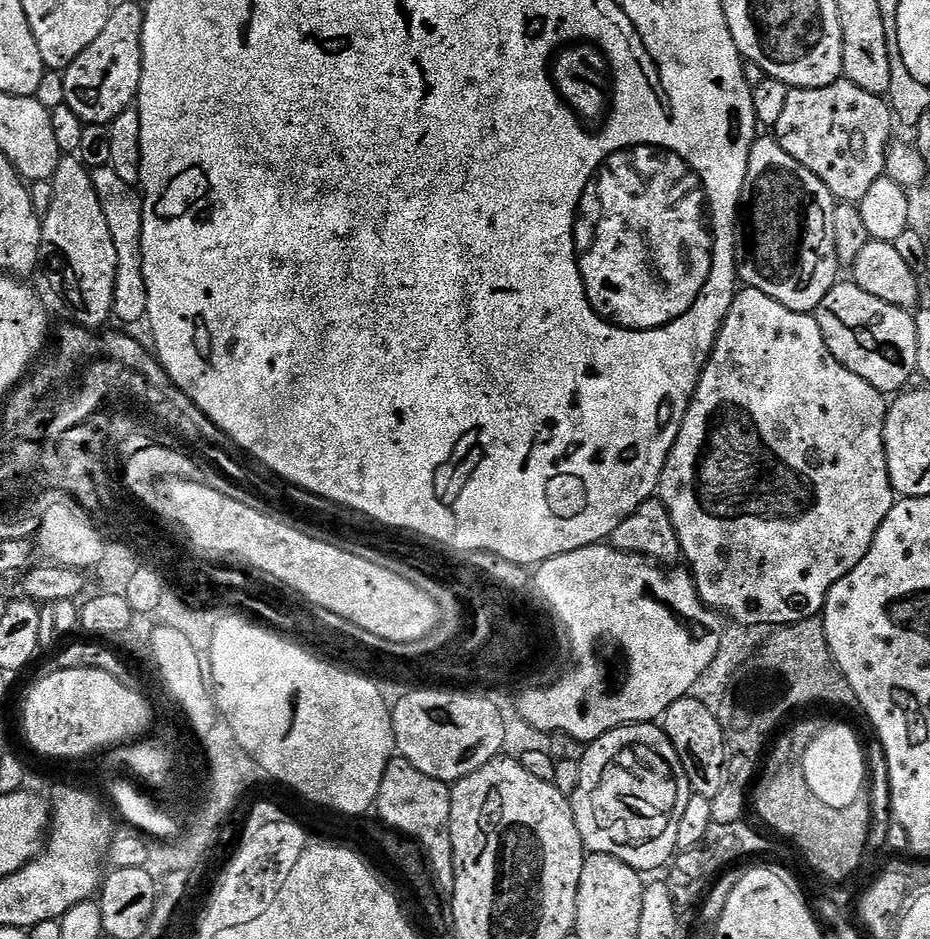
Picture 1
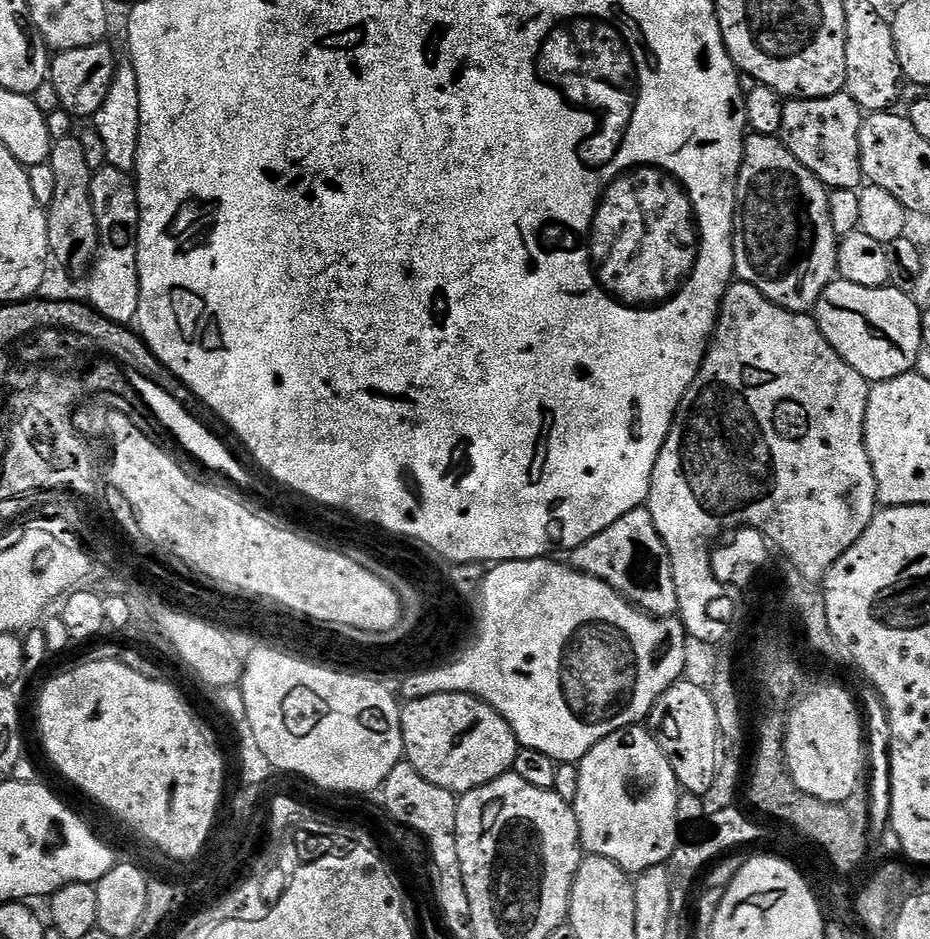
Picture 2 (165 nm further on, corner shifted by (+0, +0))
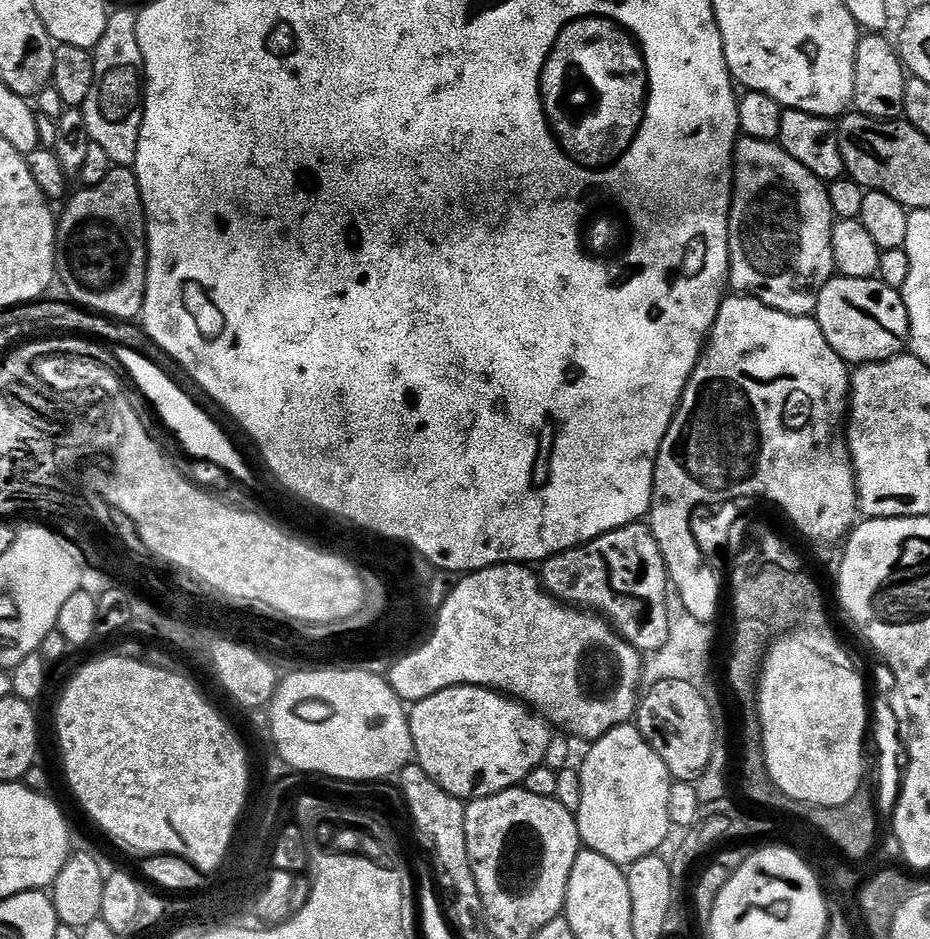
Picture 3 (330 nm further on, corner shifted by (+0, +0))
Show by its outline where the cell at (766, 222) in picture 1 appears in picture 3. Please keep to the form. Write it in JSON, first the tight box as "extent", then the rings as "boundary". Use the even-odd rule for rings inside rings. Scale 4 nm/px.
{"extent":[728,136,834,316],"boundary":[[[749,136],[737,139],[732,208],[728,211],[728,282],[737,293],[753,296],[791,316],[812,316],[824,283],[834,275],[833,223],[825,181],[810,174],[810,170],[786,154],[779,143]]]}

